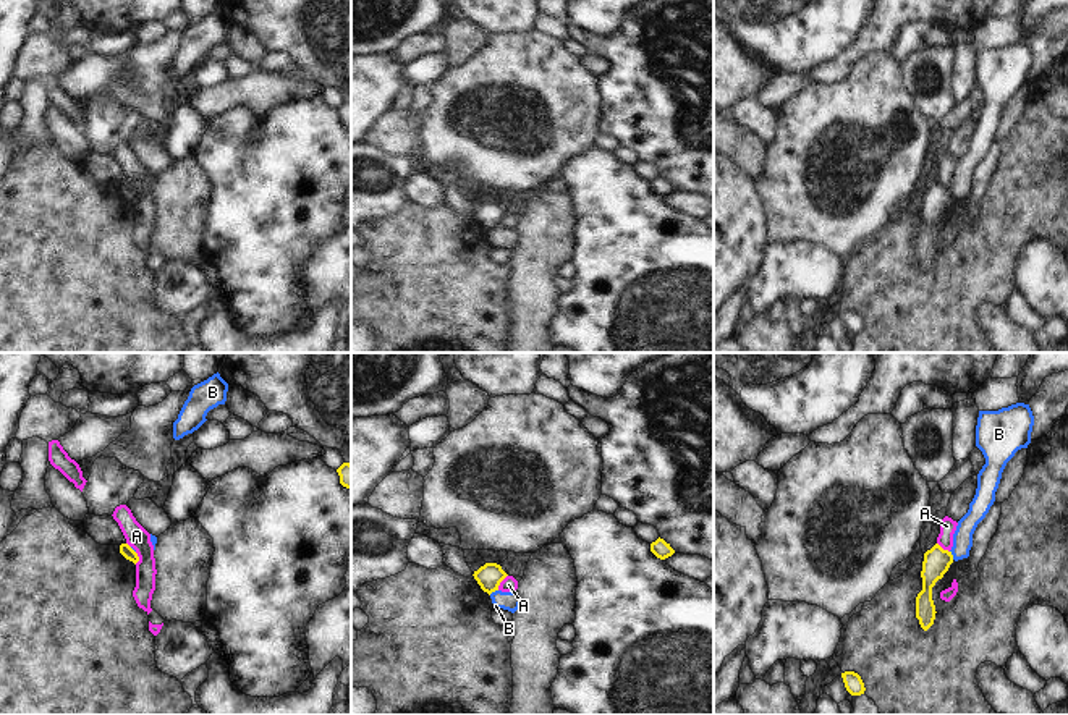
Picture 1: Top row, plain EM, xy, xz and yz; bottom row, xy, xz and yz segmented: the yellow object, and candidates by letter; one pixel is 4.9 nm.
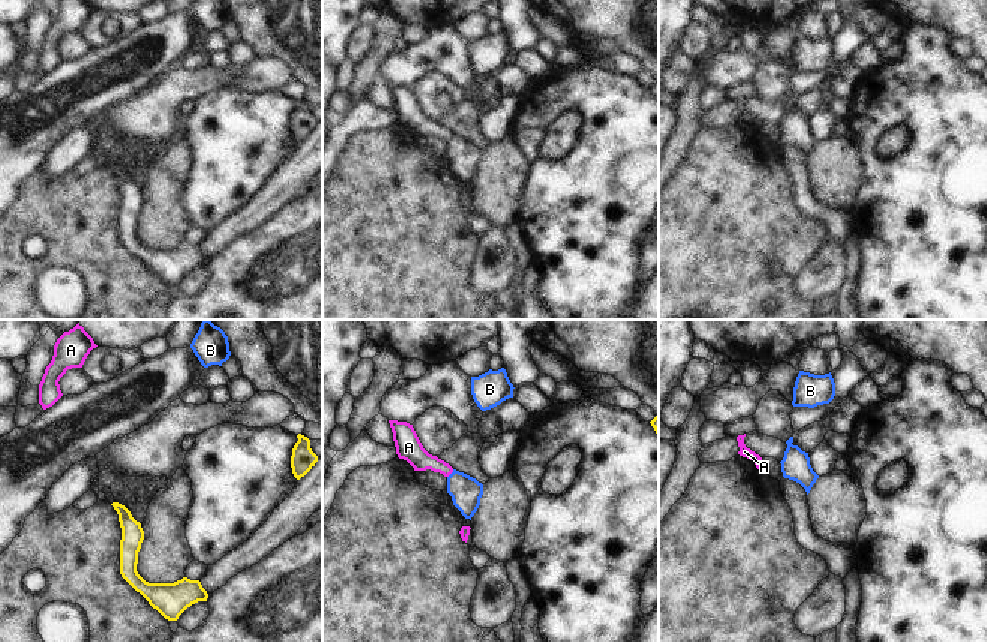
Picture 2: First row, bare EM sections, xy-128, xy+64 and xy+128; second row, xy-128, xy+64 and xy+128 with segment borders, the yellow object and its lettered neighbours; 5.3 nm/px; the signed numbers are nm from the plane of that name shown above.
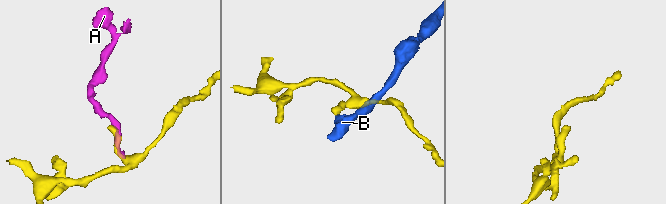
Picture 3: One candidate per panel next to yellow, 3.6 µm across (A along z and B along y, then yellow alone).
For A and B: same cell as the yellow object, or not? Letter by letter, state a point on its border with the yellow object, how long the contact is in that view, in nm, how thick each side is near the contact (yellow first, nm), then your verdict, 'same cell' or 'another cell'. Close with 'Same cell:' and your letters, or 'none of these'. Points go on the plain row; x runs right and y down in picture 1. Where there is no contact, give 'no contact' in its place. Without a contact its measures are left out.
A: xz (500, 219) | 90 nm | 130/80 nm | another cell
B: xz (492, 228) | 50 nm | 130/100 nm | another cell
Same cell: none of these

